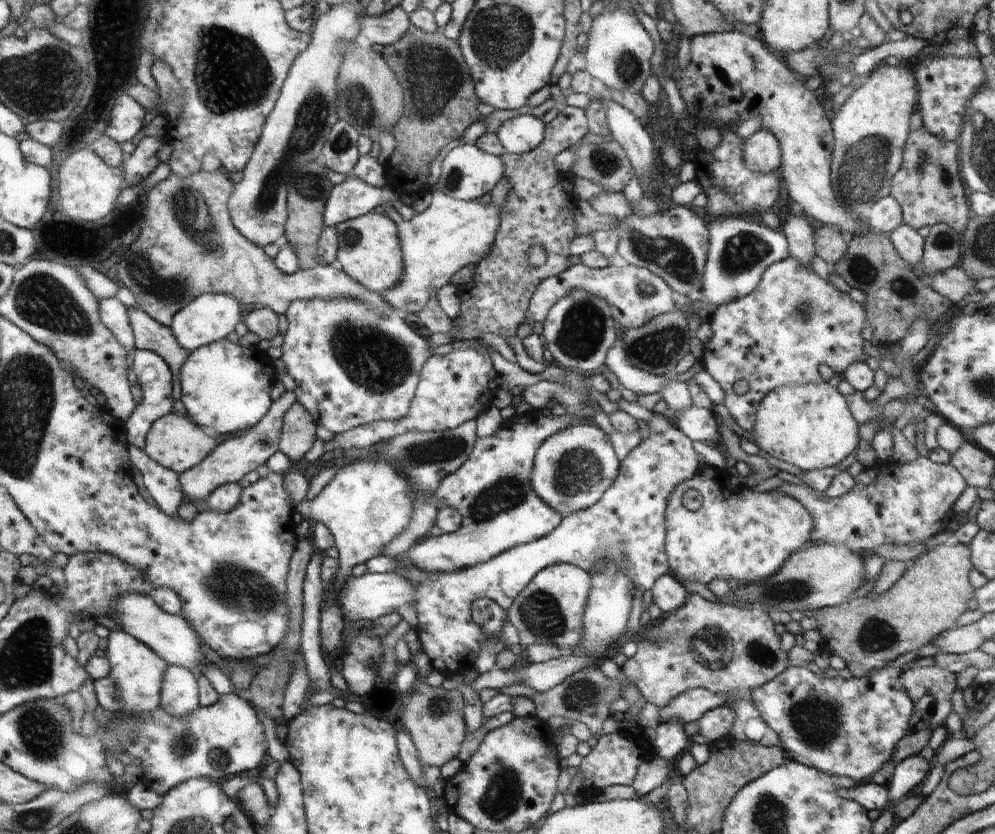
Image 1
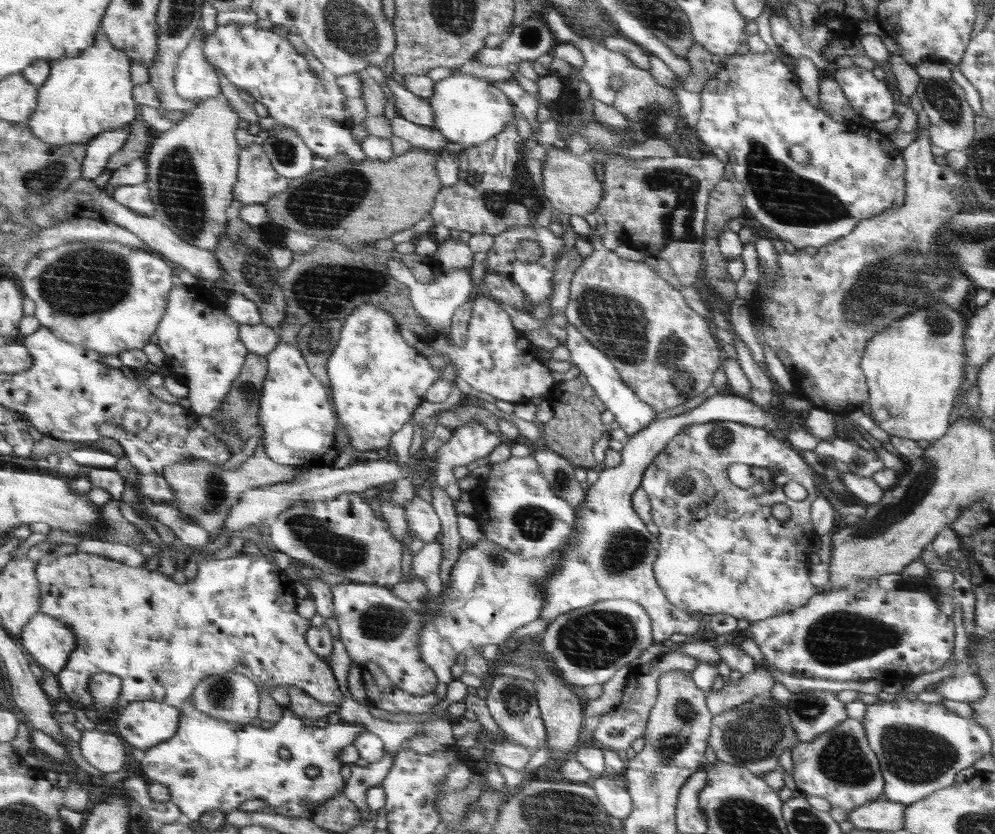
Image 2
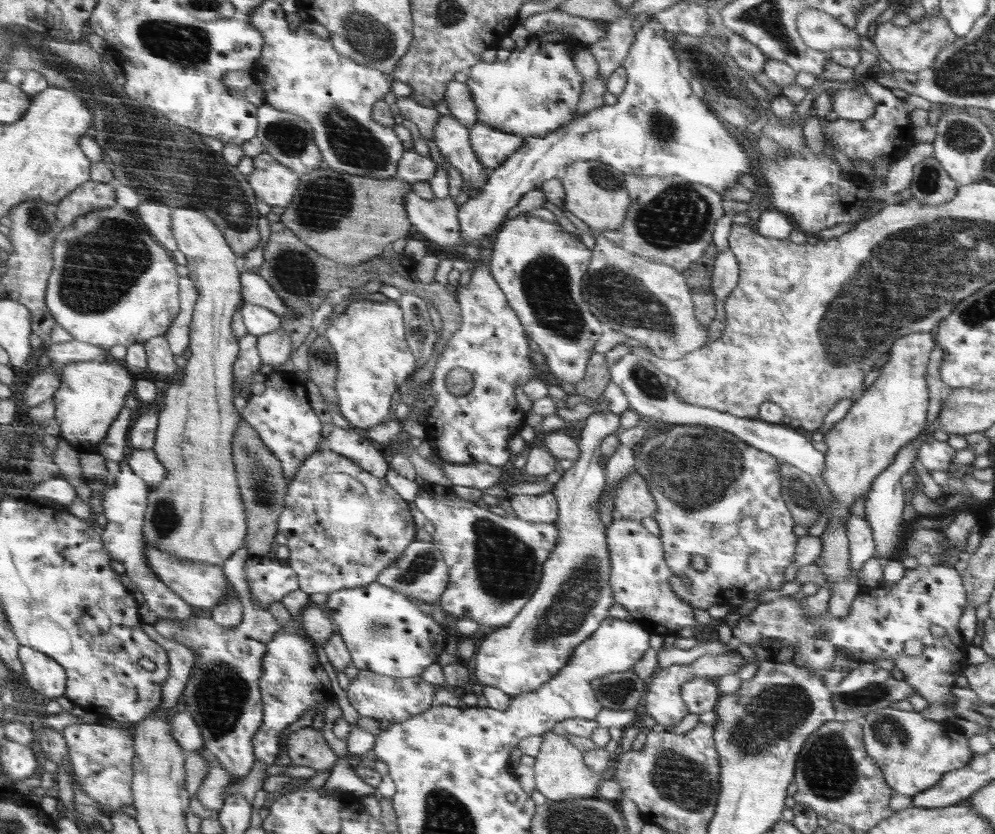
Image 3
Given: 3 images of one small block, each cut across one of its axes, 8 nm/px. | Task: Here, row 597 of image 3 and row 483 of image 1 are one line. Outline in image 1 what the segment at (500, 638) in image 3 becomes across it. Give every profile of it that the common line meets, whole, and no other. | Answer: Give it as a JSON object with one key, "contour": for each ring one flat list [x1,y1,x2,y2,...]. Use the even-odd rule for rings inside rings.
{"contour":[[592,424,564,428,546,439,538,448,530,474,530,484,538,496,566,518,569,514,590,508,613,486,621,471,609,436]]}

